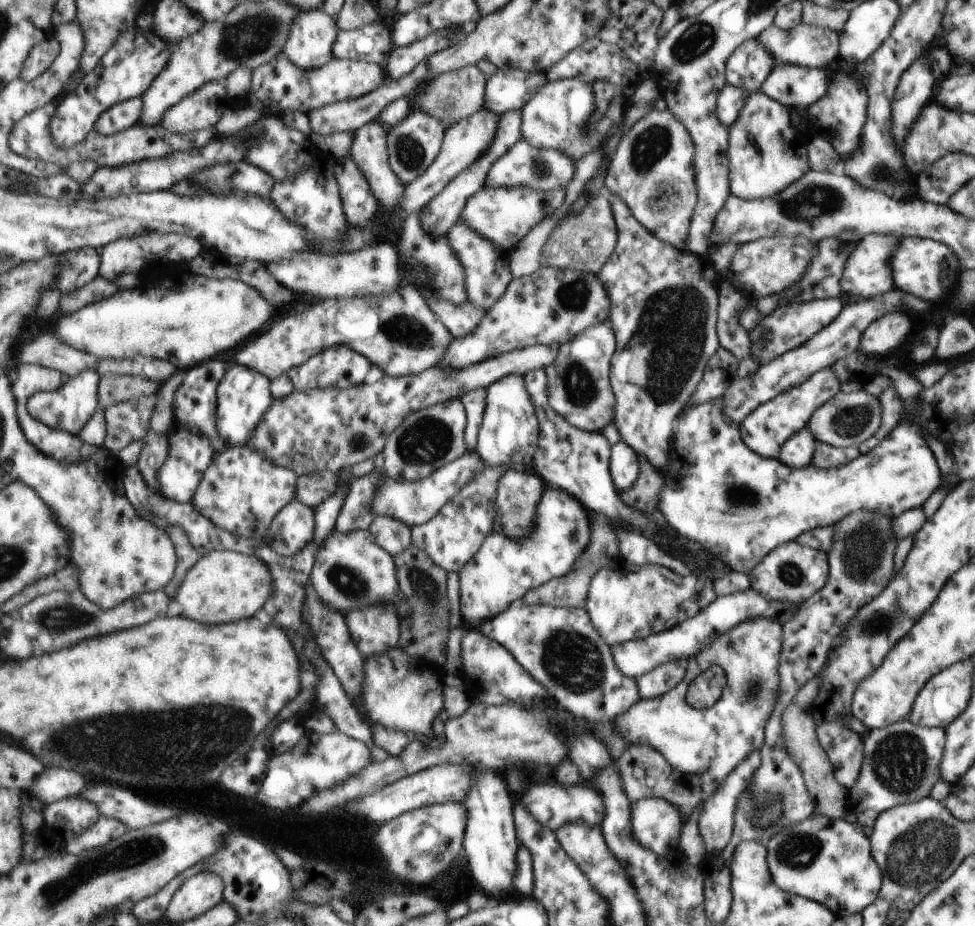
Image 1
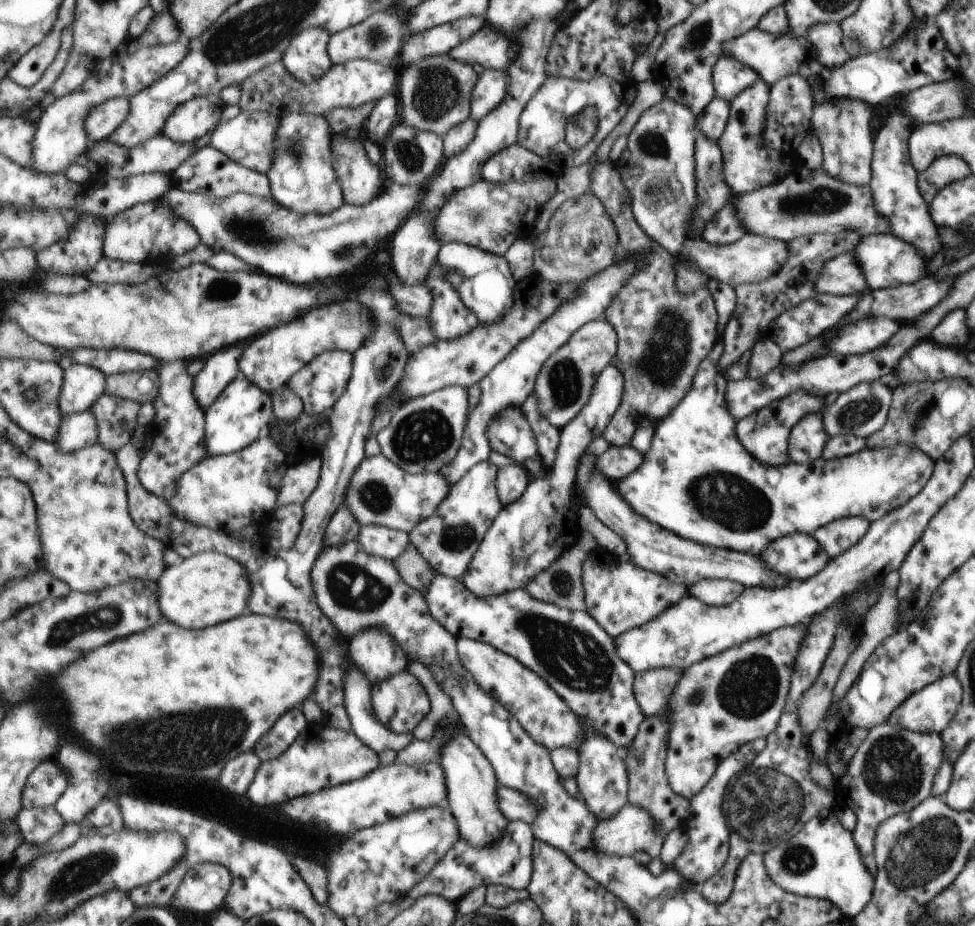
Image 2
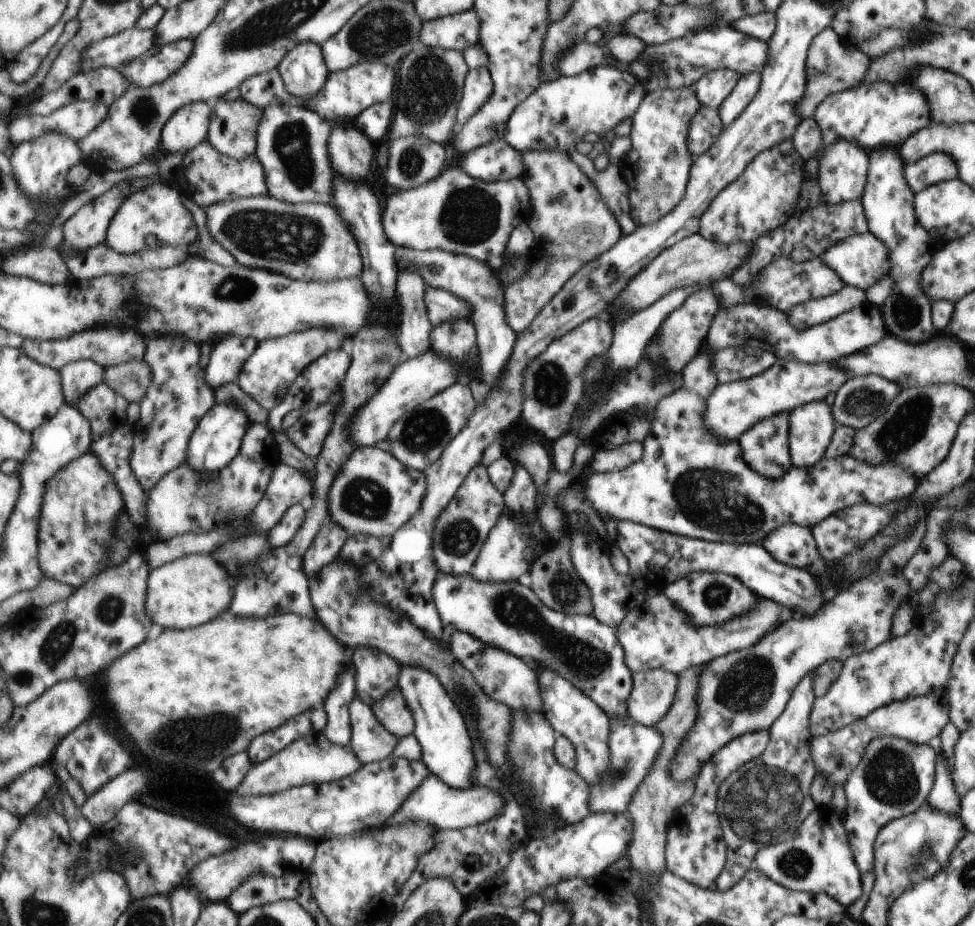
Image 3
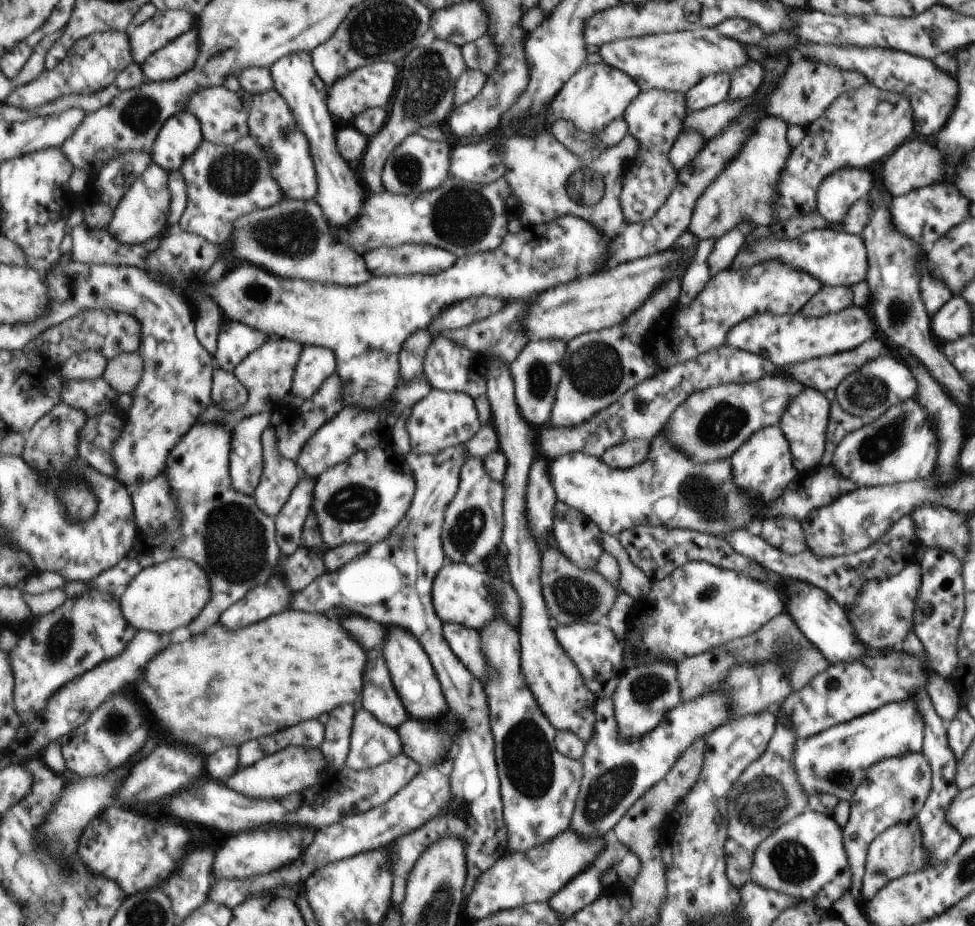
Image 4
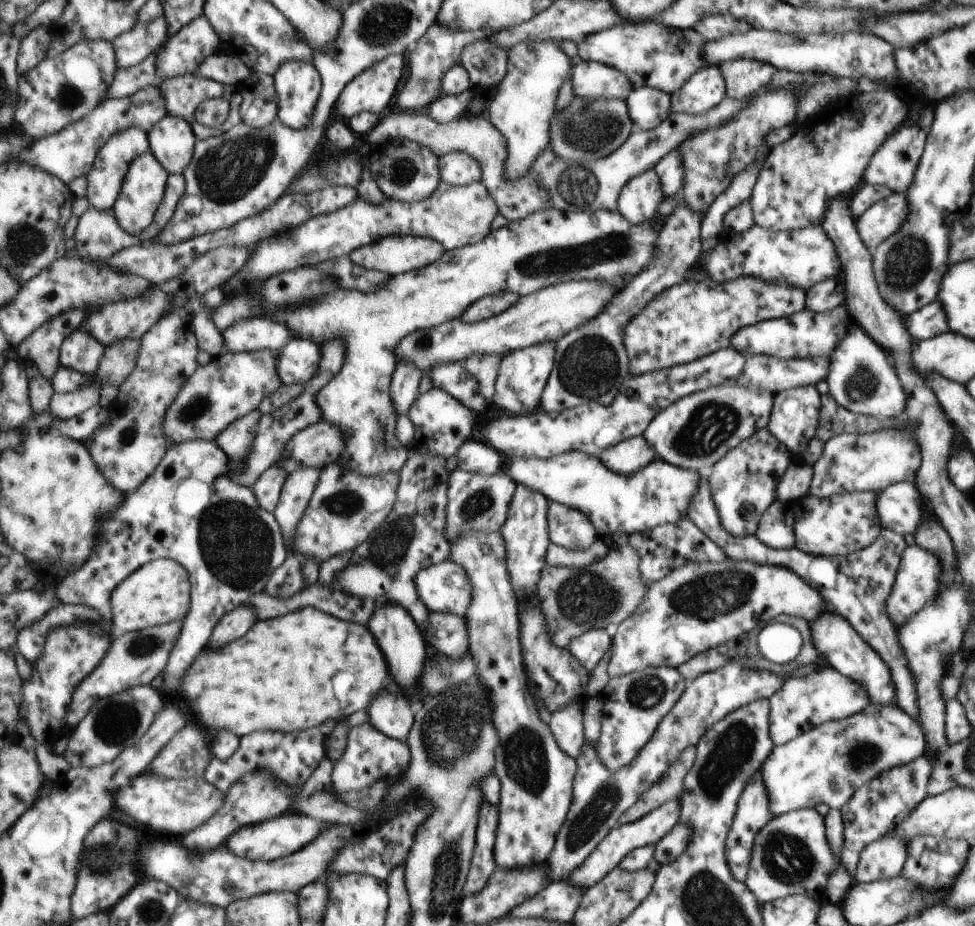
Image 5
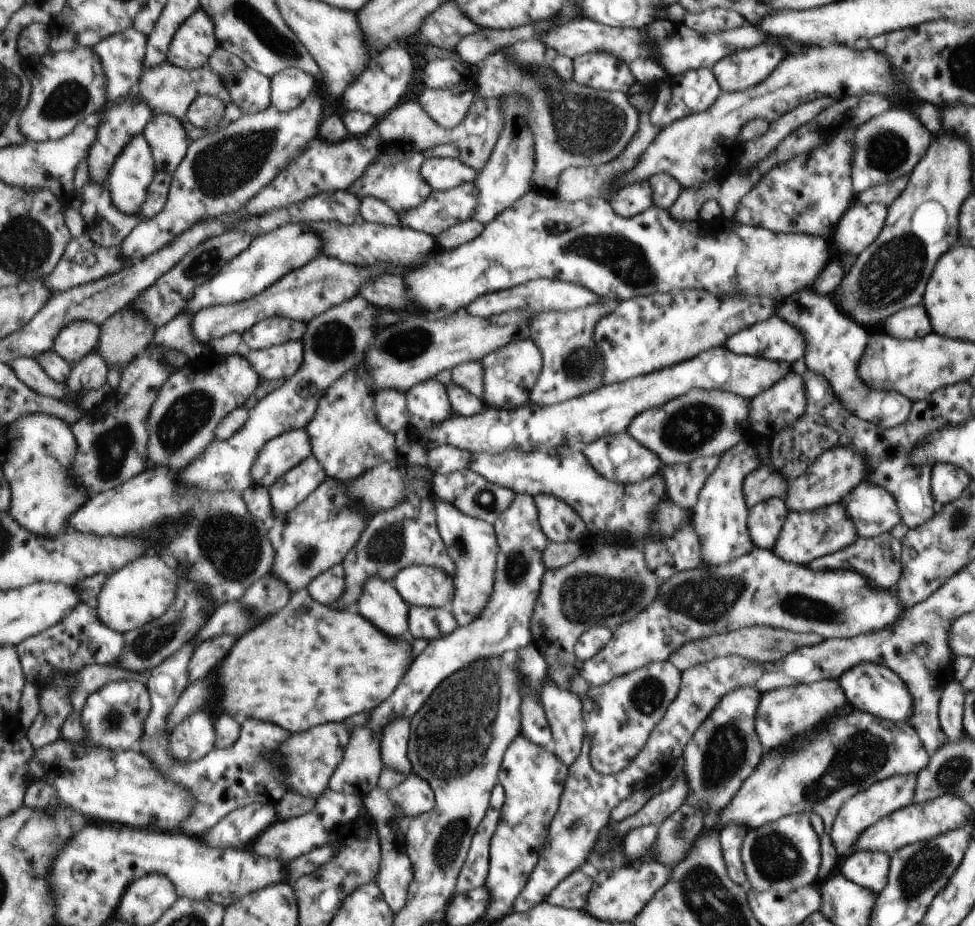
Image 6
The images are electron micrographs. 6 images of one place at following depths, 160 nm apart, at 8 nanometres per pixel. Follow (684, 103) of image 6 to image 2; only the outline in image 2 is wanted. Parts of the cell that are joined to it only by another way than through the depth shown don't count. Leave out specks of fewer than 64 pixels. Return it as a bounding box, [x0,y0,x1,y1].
[712,56,760,101]

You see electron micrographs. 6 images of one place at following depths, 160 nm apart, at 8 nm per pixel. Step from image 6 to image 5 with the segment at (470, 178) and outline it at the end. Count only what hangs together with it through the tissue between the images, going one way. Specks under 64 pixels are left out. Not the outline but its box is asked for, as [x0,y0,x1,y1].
[439,152,483,186]

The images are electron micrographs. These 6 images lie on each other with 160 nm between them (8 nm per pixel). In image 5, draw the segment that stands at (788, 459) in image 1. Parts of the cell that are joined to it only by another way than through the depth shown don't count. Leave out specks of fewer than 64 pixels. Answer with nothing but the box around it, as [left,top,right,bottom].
[764,386,821,457]

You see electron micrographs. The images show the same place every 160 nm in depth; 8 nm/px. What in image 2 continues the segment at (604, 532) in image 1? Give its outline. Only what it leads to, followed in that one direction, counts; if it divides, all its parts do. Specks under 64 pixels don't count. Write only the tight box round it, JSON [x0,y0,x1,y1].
[525,532,601,611]

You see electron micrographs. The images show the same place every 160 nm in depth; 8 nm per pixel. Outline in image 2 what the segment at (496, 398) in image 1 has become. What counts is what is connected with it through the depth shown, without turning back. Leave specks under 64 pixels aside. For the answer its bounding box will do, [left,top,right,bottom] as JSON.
[487,406,536,465]

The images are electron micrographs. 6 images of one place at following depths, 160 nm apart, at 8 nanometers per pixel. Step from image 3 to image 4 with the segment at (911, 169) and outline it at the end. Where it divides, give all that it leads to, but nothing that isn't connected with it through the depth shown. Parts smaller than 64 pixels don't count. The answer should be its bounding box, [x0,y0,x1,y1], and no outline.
[875,134,944,197]

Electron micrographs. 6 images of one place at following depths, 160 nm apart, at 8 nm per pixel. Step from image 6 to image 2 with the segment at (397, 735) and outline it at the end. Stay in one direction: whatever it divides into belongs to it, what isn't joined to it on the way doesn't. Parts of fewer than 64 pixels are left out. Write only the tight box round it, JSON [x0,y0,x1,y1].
[348,627,411,684]

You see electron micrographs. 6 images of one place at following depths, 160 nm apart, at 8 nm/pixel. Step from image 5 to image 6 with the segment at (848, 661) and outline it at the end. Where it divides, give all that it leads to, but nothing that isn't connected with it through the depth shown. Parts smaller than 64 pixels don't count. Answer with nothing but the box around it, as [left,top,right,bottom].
[837,662,913,722]

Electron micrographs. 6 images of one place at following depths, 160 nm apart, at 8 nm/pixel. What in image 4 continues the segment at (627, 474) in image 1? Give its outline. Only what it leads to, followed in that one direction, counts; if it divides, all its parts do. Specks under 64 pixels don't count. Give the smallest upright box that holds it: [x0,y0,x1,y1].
[601,440,649,469]

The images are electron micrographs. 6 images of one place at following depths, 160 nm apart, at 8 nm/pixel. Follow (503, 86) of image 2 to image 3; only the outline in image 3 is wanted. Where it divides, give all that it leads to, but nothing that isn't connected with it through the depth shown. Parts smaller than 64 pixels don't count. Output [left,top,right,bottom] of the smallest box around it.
[458,66,494,127]

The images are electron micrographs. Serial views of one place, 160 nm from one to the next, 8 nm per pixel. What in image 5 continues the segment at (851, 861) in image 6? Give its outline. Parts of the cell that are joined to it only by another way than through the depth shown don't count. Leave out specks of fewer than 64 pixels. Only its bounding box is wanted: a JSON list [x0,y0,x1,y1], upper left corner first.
[853,833,906,883]

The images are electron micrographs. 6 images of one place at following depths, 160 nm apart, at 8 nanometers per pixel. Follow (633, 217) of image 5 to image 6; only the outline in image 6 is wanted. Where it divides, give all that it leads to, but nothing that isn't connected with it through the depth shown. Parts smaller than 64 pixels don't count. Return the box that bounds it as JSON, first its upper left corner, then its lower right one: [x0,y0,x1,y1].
[607,181,653,217]

